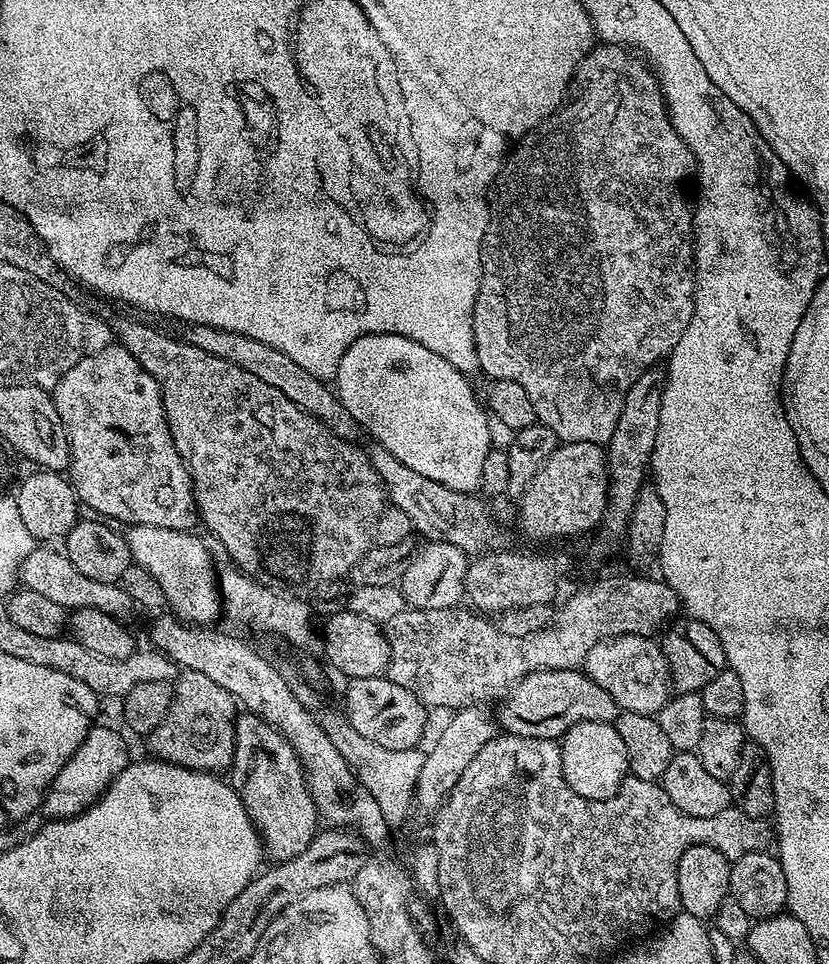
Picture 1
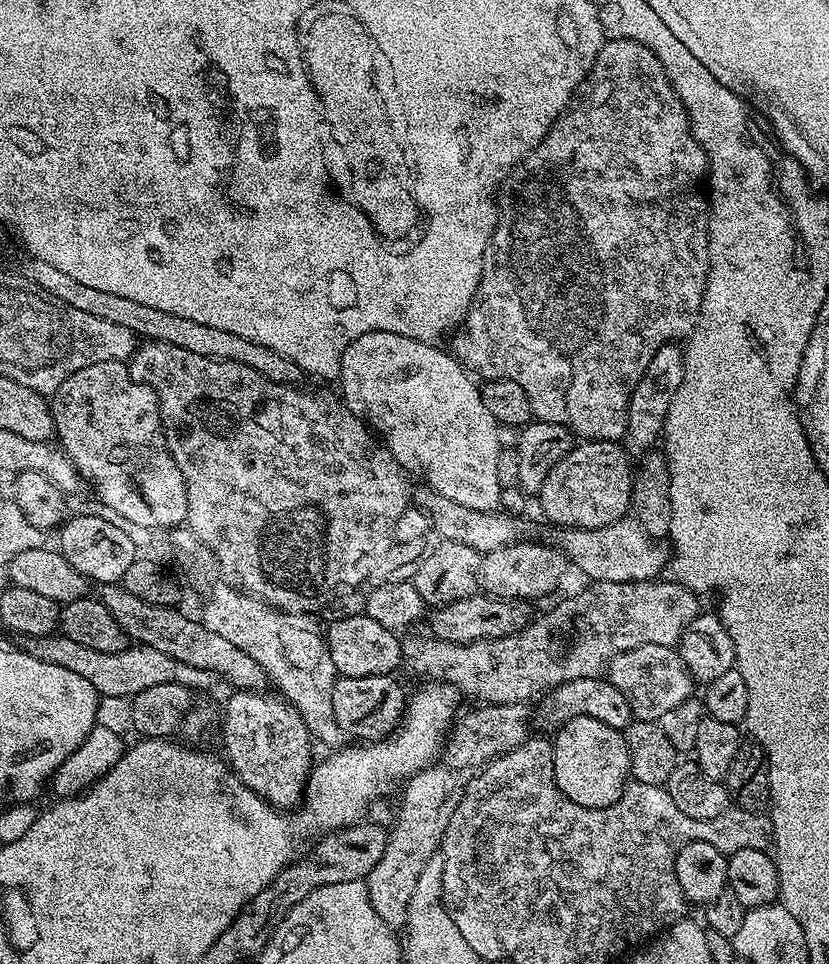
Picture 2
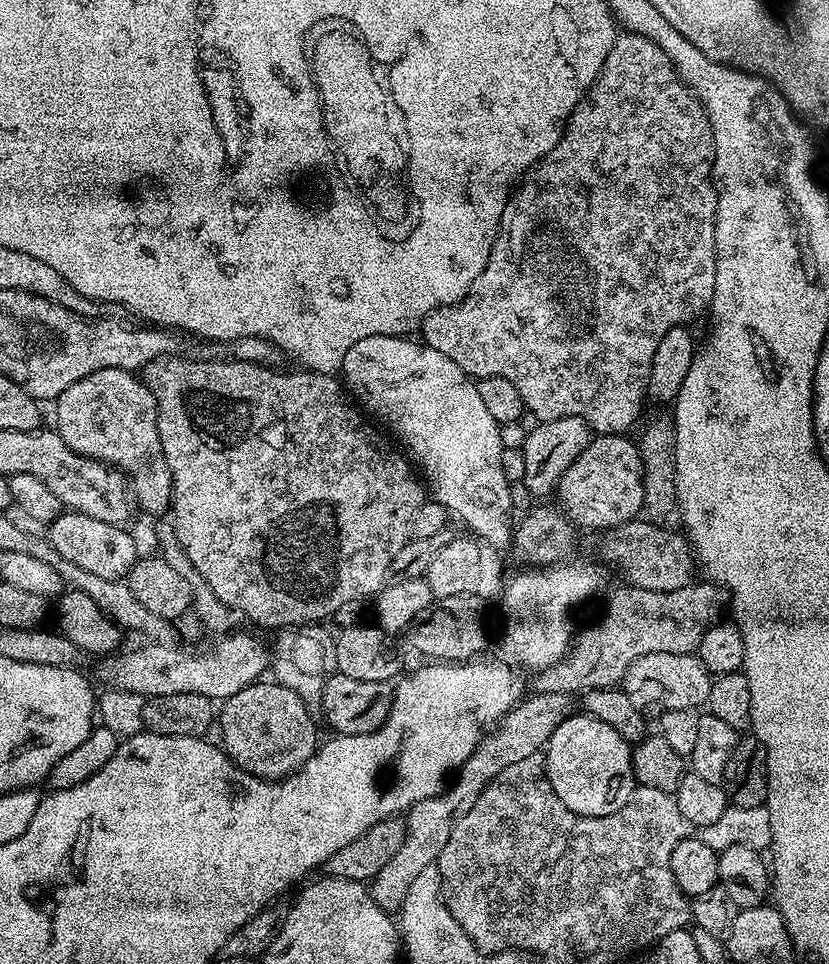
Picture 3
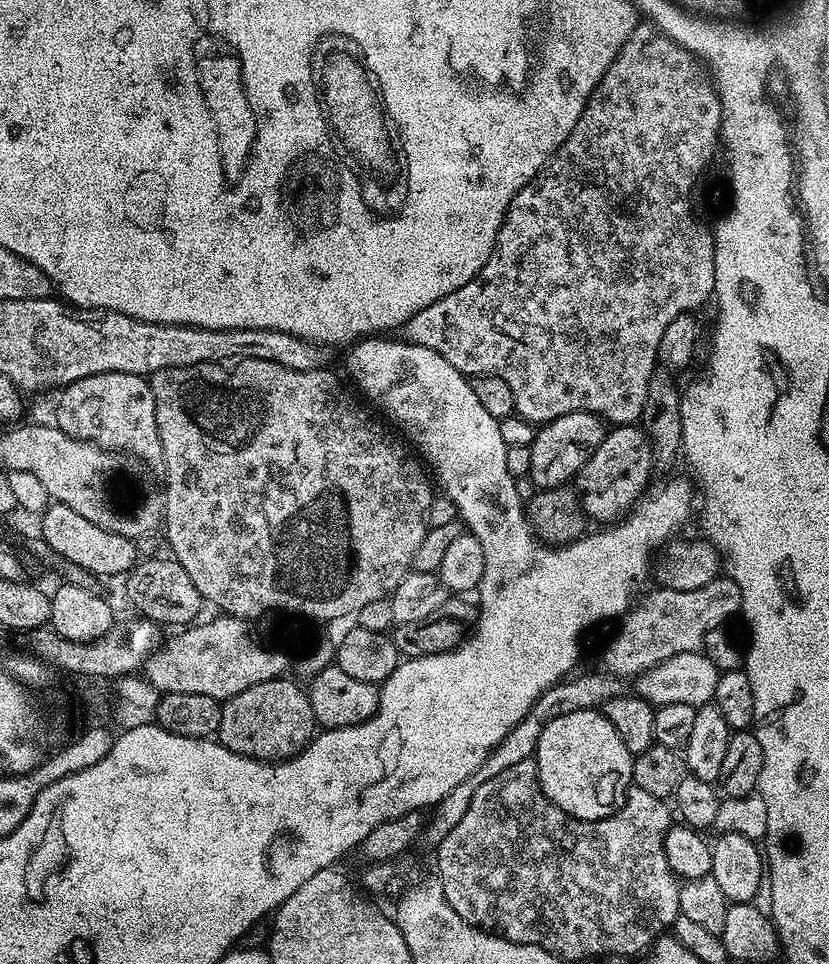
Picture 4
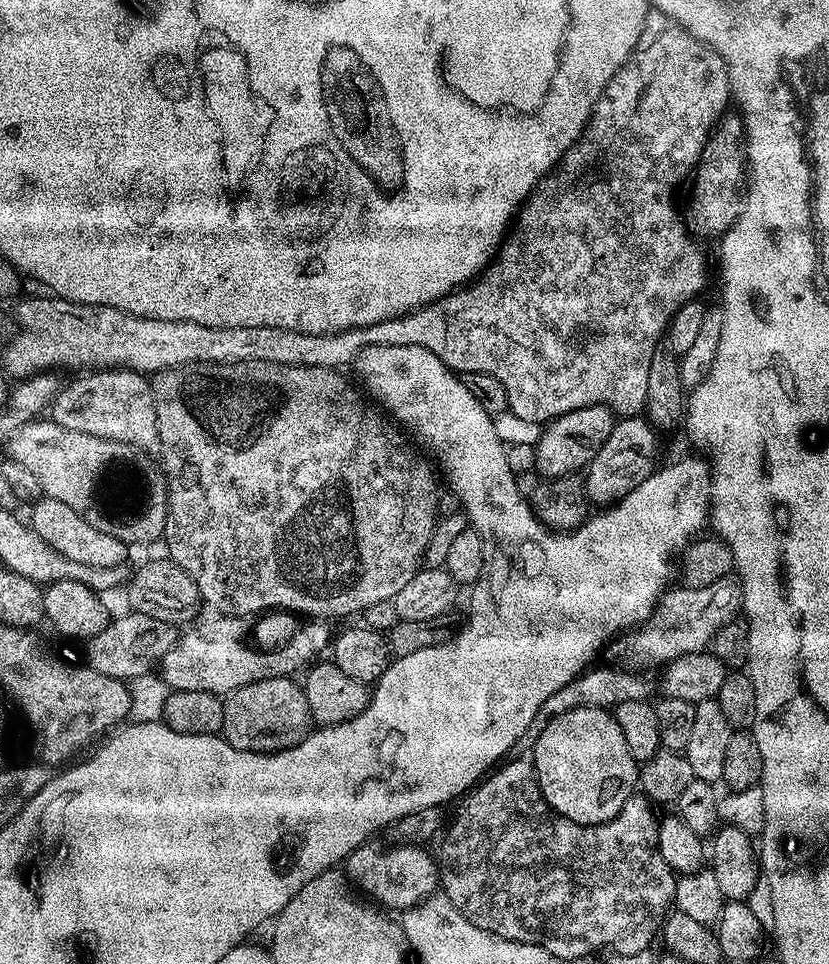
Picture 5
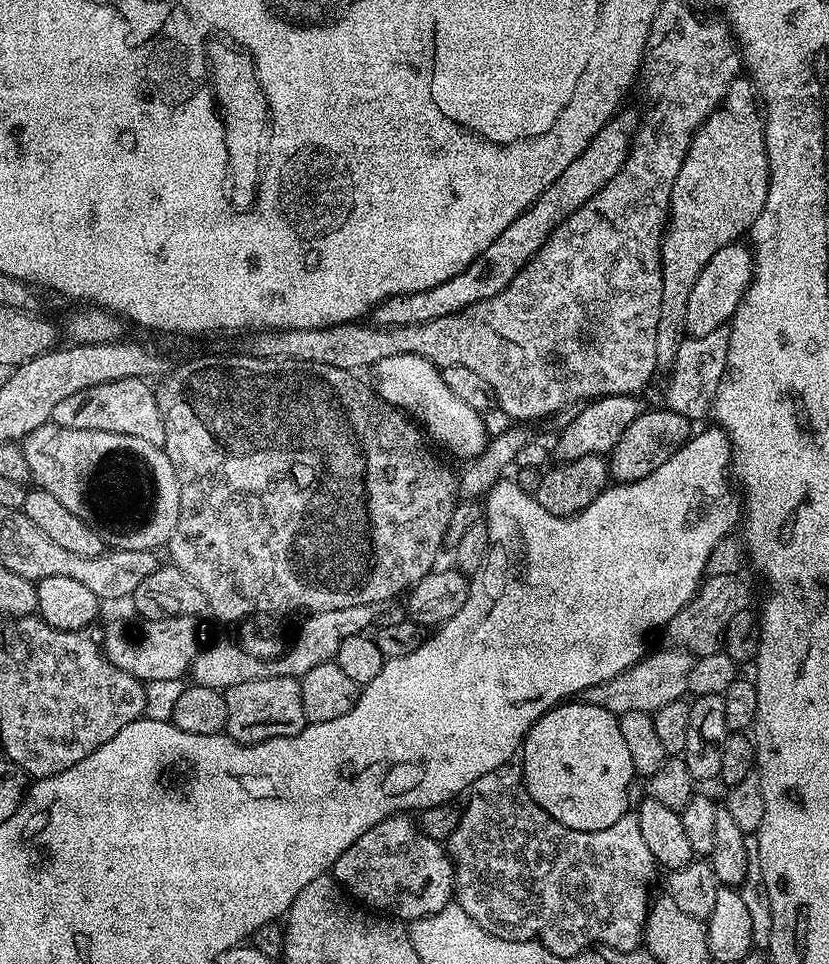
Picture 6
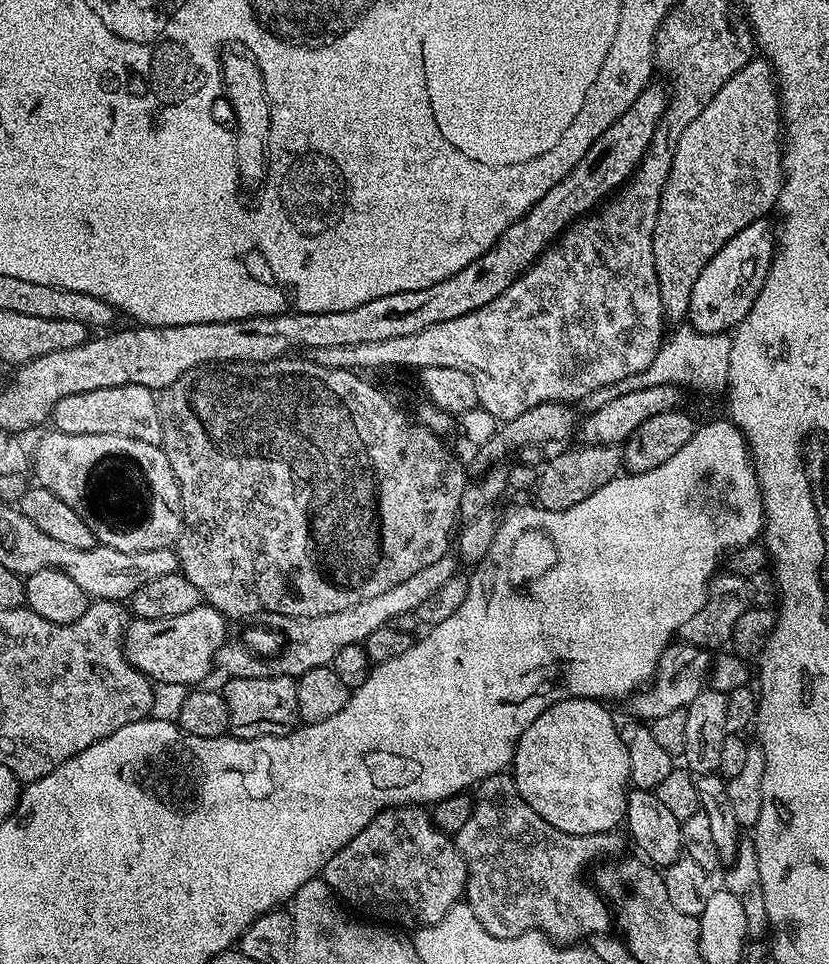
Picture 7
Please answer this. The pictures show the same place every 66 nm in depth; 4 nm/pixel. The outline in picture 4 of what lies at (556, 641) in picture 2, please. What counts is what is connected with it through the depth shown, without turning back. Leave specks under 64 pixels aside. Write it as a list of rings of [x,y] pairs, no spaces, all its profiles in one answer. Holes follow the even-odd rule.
[[[718,578],[702,586],[702,590],[674,590],[663,586],[657,589],[657,592],[652,592],[641,600],[639,597],[624,613],[619,621],[620,629],[617,630],[616,637],[609,642],[608,649],[604,652],[603,671],[611,672],[612,675],[621,678],[629,678],[628,676],[636,678],[641,672],[662,663],[666,658],[674,658],[674,654],[701,651],[706,634],[710,634],[710,630],[727,625],[729,623],[727,620],[740,612],[740,591],[735,580]]]

